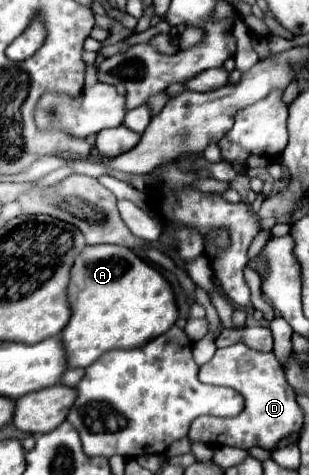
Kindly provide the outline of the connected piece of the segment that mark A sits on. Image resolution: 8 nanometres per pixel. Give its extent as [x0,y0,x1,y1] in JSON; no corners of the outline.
[61,245,177,369]

